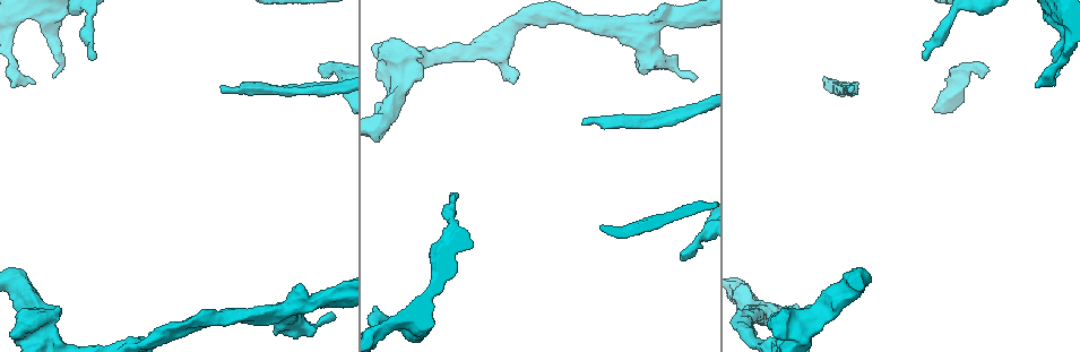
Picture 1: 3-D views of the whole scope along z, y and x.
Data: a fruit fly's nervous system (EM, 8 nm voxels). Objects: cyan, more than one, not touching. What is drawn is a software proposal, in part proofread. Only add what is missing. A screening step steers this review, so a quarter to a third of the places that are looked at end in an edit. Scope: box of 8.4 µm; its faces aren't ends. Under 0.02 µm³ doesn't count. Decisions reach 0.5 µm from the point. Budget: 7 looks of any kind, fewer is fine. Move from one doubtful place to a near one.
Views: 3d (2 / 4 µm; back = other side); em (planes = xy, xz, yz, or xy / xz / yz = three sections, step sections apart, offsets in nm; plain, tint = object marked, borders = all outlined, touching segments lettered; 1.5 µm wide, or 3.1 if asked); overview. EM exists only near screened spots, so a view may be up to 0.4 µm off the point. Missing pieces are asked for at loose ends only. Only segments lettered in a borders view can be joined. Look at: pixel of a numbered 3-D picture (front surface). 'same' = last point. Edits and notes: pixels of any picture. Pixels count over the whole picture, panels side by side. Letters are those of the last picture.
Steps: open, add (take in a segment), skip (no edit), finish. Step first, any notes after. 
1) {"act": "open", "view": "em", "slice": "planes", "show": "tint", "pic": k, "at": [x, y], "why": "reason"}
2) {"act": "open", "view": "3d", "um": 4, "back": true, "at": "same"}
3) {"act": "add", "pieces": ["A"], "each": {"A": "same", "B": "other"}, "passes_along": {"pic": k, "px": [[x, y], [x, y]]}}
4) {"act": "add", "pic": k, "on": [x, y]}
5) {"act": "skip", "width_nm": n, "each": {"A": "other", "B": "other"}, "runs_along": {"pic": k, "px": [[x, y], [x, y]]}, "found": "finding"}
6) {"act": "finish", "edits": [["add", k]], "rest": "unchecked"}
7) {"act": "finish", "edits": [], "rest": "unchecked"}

{"act": "open", "view": "3d", "um": 4, "pic": 1, "at": [582, 124], "why": "branch stops here"}

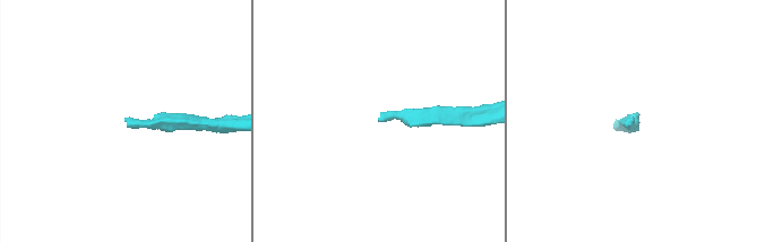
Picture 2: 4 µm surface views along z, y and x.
{"act": "open", "view": "em", "slice": "planes", "show": "borders", "pic": 2, "at": [380, 120]}

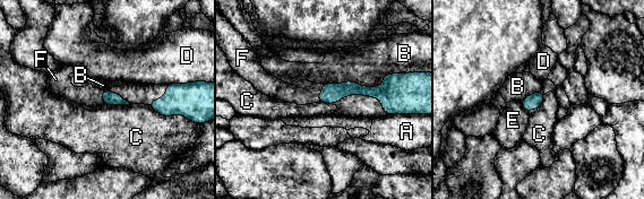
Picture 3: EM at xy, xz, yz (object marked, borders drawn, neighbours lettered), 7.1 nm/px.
{"act": "add", "pieces": ["F"], "each": {"A": "other", "B": "other", "C": "other", "D": "other", "E": "other", "F": "same"}, "passes_along": {"pic": 3, "px": [[332, 93], [322, 93], [303, 92]]}, "found": "the neuron continues"}

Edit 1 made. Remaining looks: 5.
{"act": "open", "view": "overview"}

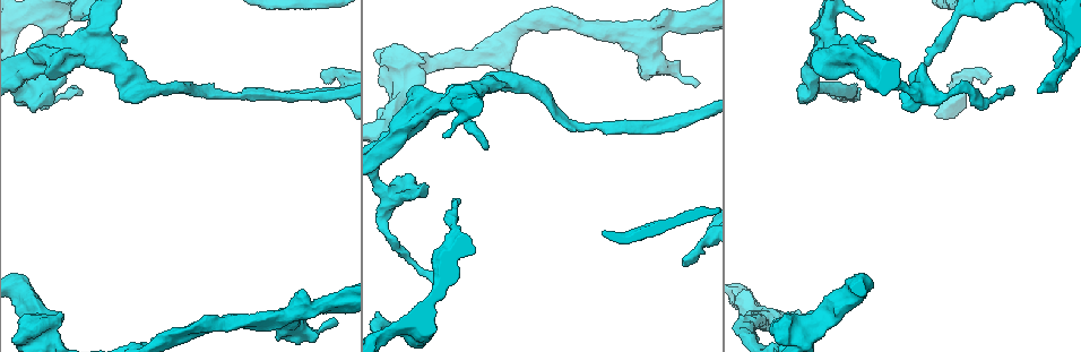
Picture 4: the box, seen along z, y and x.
{"act": "open", "view": "3d", "um": 2, "back": true, "pic": 4, "at": [458, 201], "why": "free end"}

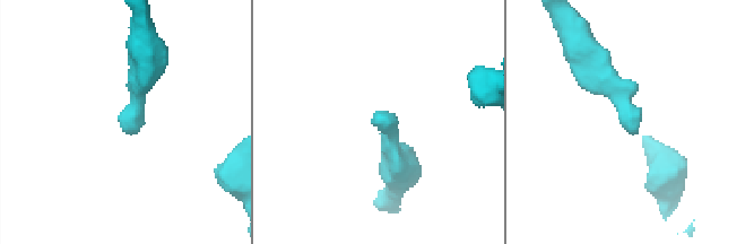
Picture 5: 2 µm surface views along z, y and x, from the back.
{"act": "open", "view": "em", "slice": "planes", "show": "borders", "pic": 5, "at": [128, 131], "why": "now the EM"}

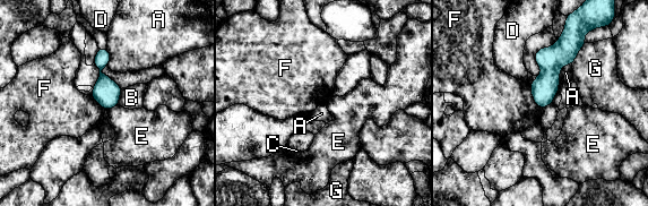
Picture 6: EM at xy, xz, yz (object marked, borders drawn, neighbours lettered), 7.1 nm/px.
{"act": "skip", "longest_contact_nm": ["F", 200], "each": {"A": "other", "B": "other", "C": "other", "D": "other", "E": "other", "F": "other", "G": "other"}, "border": {"pic": 6, "px": [[117, 104], [109, 110]]}, "found": "no lettered segment goes on from it"}

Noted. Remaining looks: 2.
{"act": "open", "view": "em", "slice": "planes", "show": "borders", "pic": 1, "at": [517, 78]}

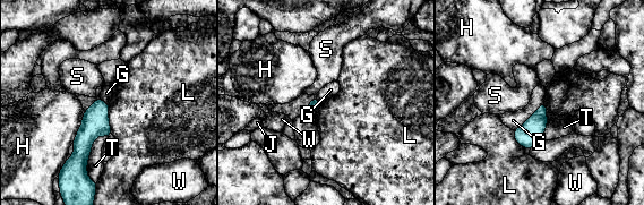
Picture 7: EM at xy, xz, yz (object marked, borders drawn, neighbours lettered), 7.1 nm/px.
{"act": "skip", "longest_contact_nm": ["T", 360], "each": {"G": "other", "H": "other", "J": "other", "L": "other", "S": "other", "T": "other", "W": "other"}, "border": {"pic": 7, "px": [[108, 104], [109, 126], [112, 134]]}, "found": "no lettered segment goes on from it"}

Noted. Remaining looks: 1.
{"act": "finish", "edits": [["add", 3]], "rest": "unchecked"}

